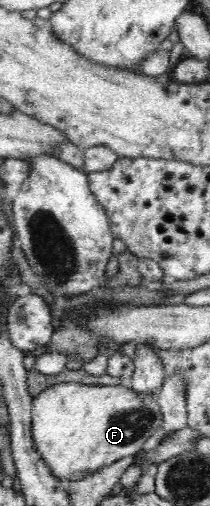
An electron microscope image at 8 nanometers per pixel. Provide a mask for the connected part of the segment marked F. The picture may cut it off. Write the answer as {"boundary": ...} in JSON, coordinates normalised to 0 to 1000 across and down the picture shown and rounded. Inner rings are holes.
{"boundary":[[[571,755],[548,761],[276,757],[233,763],[152,792],[152,858],[171,885],[238,923],[243,935],[305,955],[390,953],[419,939],[557,909],[648,901],[719,860],[767,852],[776,830],[748,777],[662,777],[610,759]]]}

